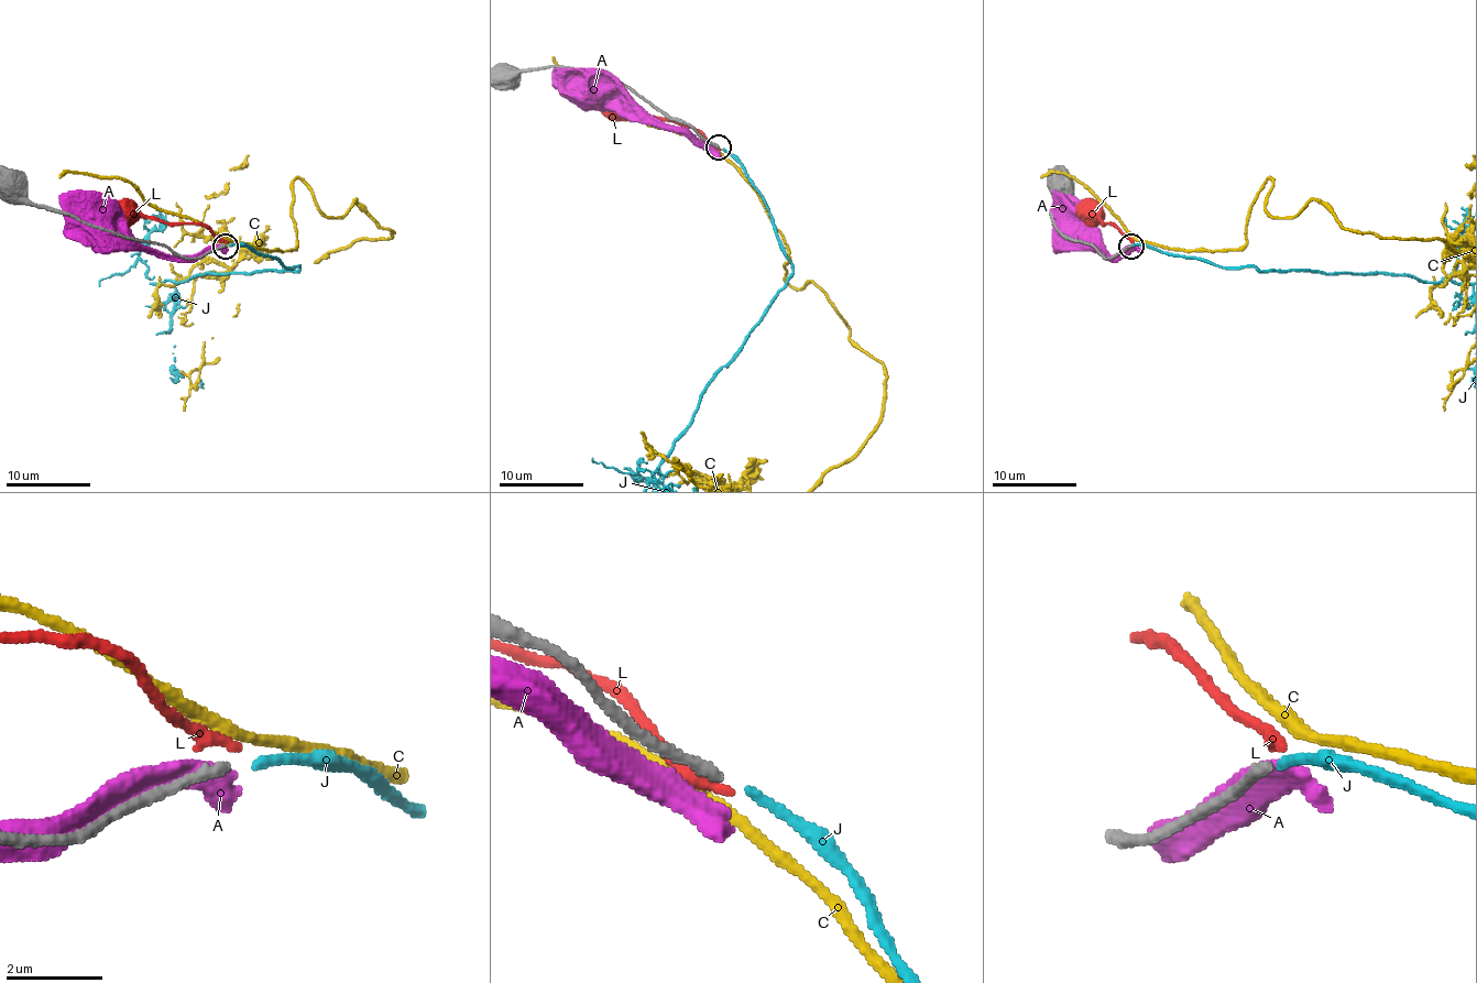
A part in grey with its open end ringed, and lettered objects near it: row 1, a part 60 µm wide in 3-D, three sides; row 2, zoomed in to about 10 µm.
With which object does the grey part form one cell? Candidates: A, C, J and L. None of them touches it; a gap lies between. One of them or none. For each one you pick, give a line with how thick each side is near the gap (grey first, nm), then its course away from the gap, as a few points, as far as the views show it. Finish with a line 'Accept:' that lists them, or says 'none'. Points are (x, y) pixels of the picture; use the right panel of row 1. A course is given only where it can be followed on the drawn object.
J: 220 nm thick on the grey side, 190 nm on the other
Accept: J

